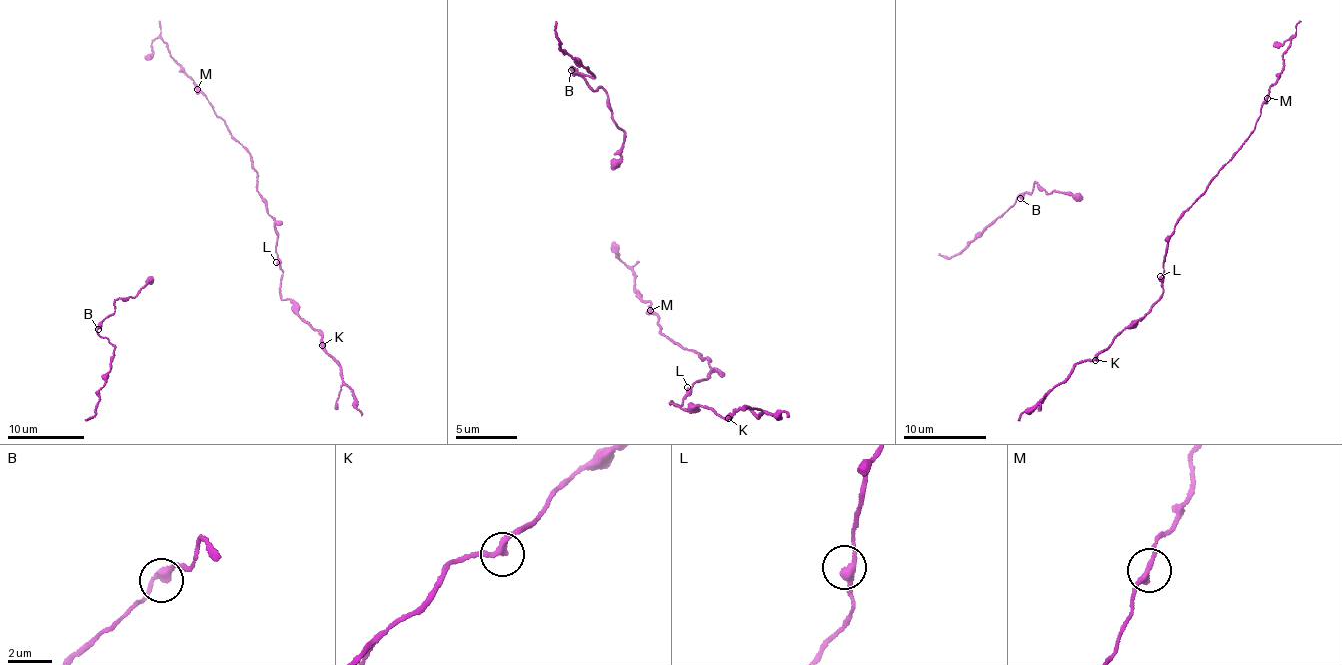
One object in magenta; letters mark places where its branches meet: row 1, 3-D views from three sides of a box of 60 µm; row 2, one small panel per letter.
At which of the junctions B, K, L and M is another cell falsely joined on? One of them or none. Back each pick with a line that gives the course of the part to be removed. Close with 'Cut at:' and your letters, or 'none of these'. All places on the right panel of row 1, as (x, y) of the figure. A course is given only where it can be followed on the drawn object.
Cut at: none of these

